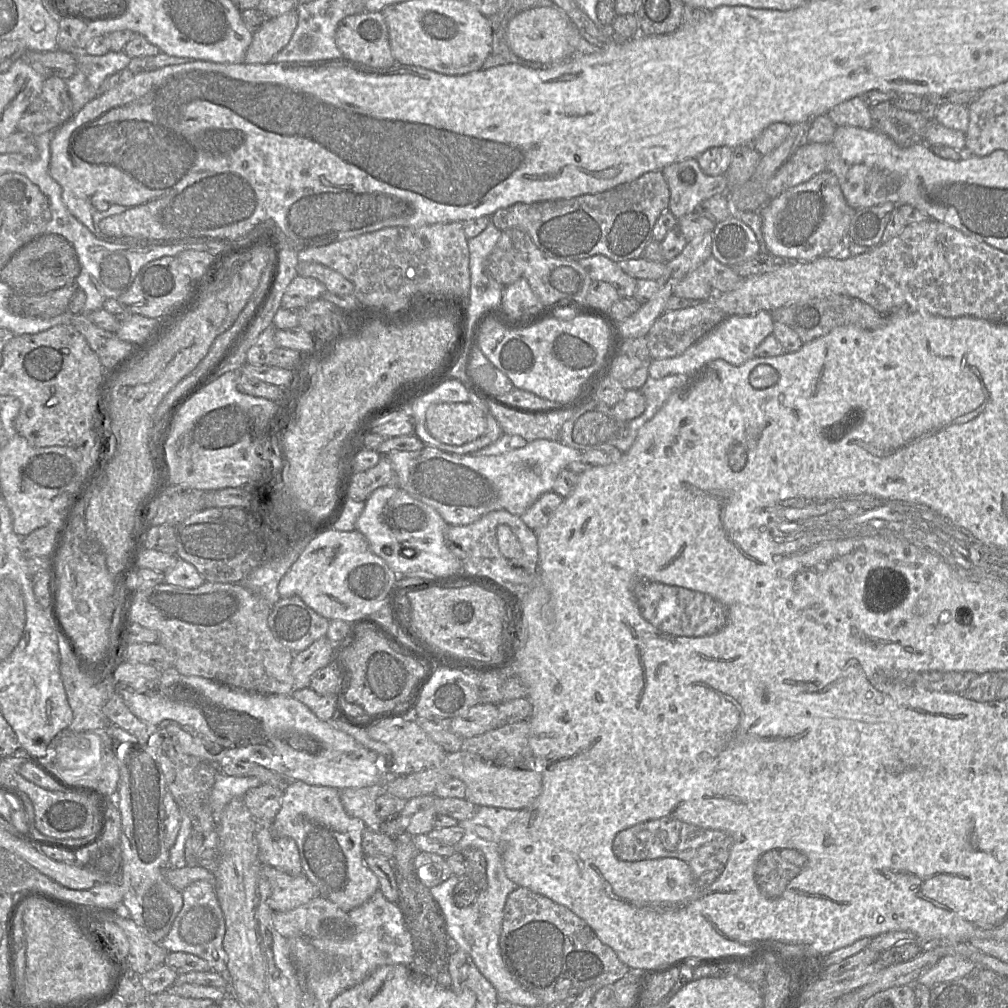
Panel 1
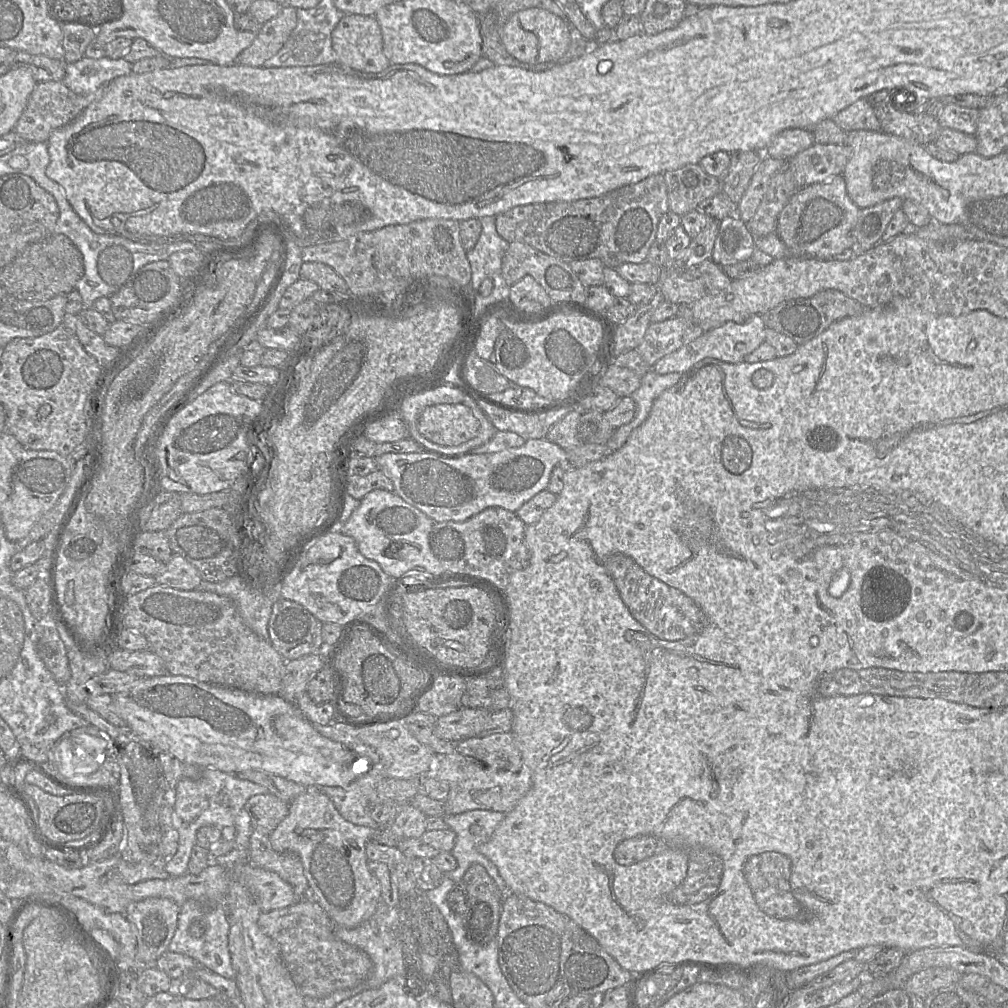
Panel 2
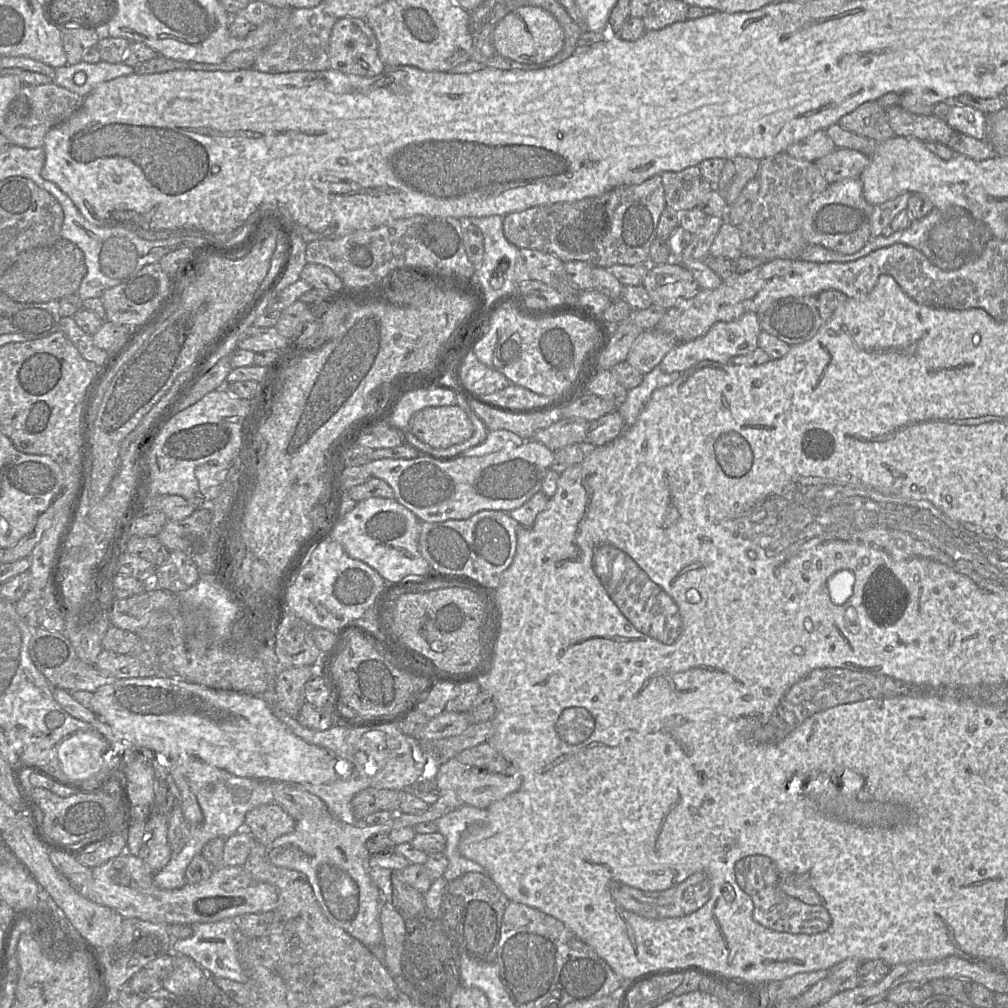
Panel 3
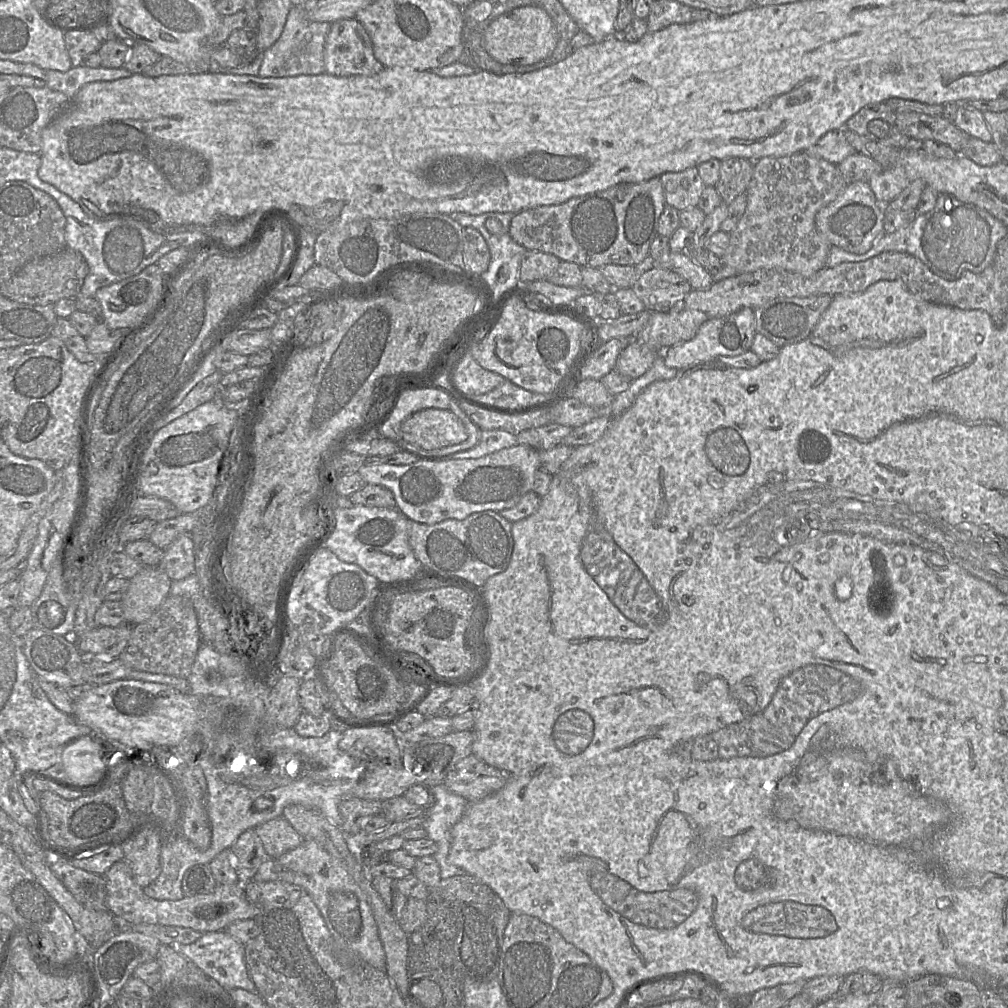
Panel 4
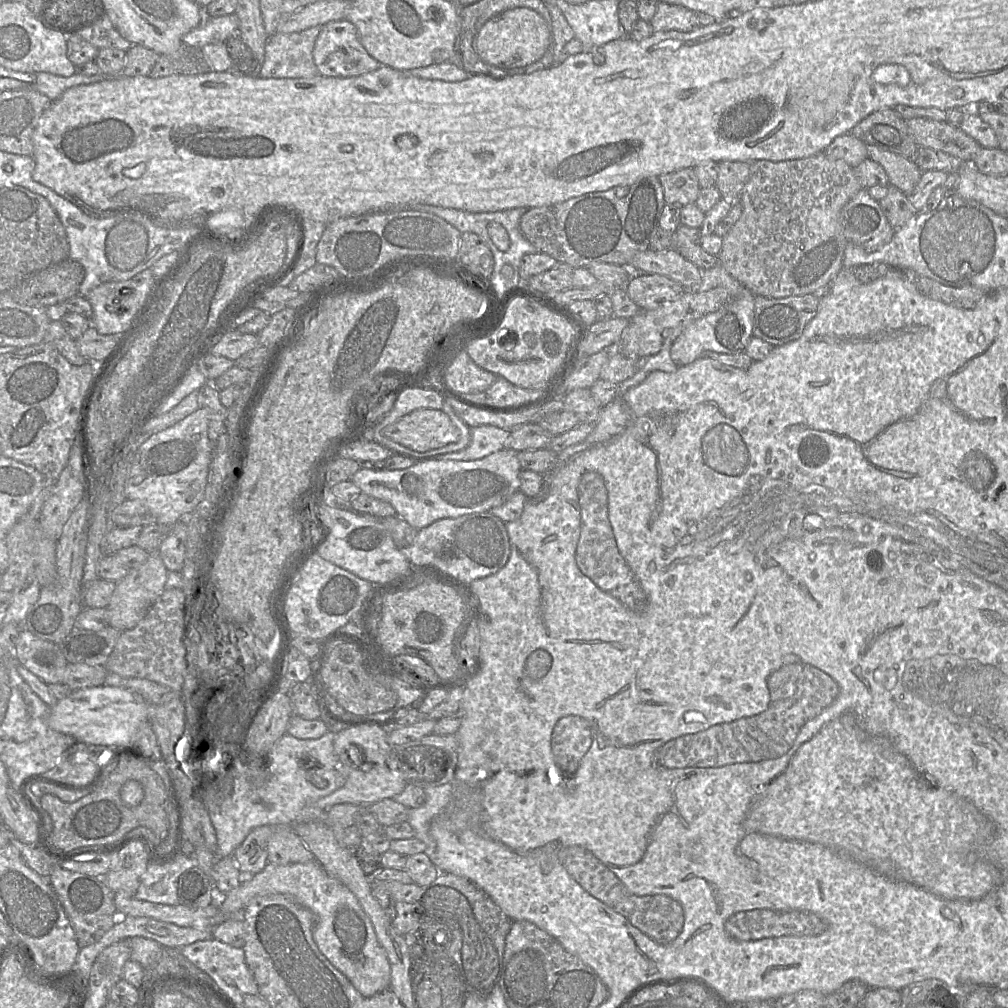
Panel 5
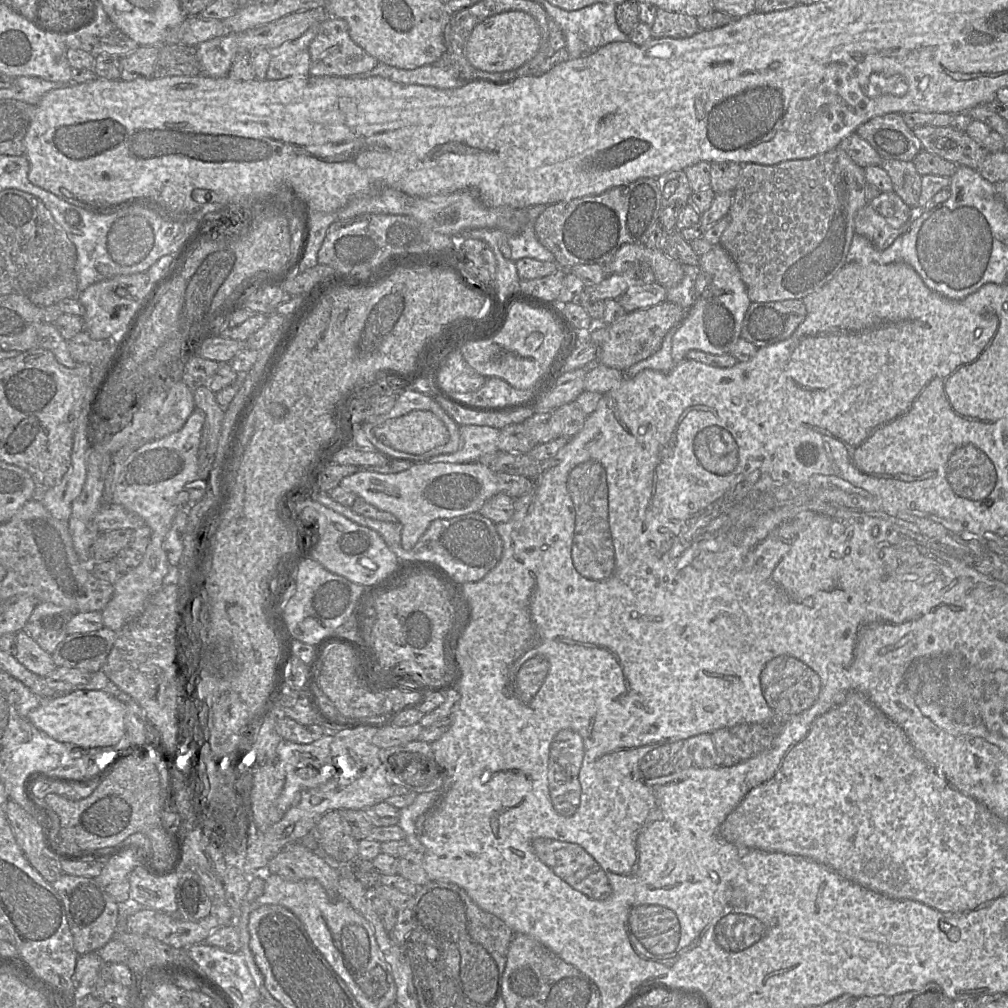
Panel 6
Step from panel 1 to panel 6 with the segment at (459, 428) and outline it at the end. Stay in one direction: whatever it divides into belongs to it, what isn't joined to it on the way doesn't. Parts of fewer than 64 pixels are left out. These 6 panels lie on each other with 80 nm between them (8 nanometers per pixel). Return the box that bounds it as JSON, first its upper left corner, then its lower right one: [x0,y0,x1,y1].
[373,410,449,455]

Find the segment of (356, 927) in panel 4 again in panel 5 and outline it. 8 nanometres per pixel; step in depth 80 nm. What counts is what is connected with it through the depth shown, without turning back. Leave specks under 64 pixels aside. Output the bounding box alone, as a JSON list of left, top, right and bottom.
[216,860,391,997]

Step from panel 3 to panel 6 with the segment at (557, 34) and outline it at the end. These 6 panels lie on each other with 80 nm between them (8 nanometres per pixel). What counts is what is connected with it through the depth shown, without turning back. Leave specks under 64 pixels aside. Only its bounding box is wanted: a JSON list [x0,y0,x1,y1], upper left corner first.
[463,11,541,72]

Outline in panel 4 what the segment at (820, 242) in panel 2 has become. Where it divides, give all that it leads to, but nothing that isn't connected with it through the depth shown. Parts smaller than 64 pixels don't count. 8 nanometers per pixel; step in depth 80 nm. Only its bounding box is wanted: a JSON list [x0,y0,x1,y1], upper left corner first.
[815,181,884,254]

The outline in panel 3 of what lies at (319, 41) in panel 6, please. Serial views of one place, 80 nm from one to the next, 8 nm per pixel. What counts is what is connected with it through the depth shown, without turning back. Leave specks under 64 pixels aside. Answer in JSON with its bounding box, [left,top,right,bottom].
[329,19,385,77]

